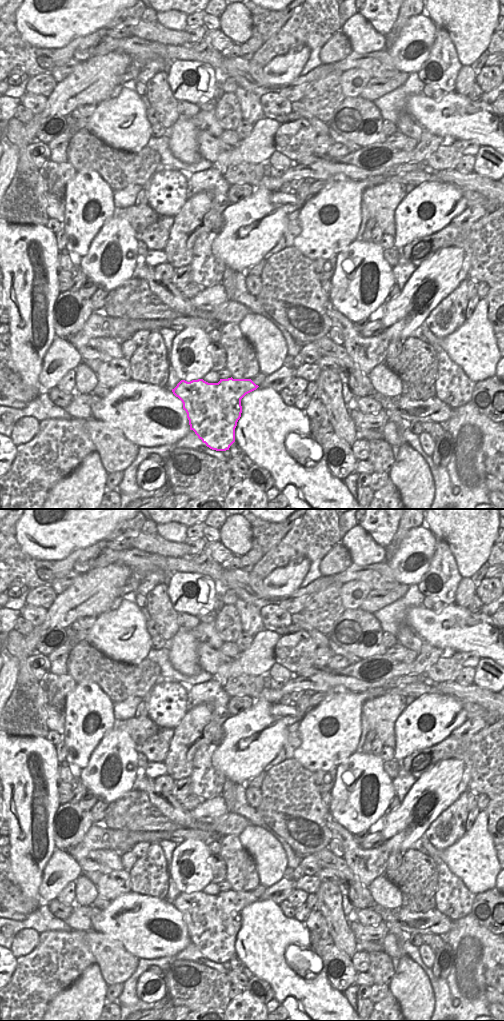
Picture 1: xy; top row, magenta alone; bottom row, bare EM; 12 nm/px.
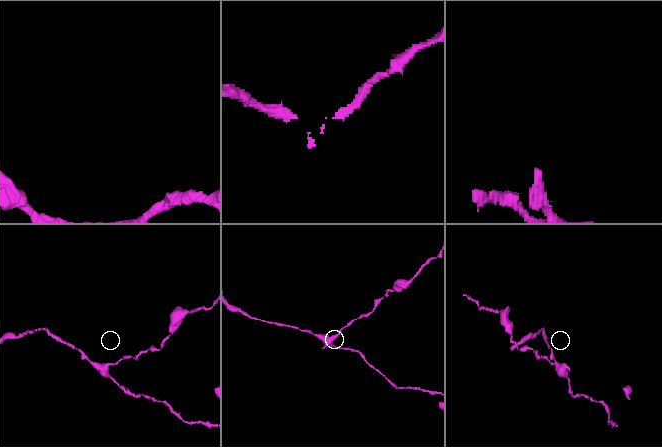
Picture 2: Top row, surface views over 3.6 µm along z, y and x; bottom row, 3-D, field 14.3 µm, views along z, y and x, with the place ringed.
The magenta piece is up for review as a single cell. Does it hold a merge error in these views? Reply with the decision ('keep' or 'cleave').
cleave

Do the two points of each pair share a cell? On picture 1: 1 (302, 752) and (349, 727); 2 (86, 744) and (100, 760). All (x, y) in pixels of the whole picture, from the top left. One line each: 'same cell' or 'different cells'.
1: same cell
2: different cells

